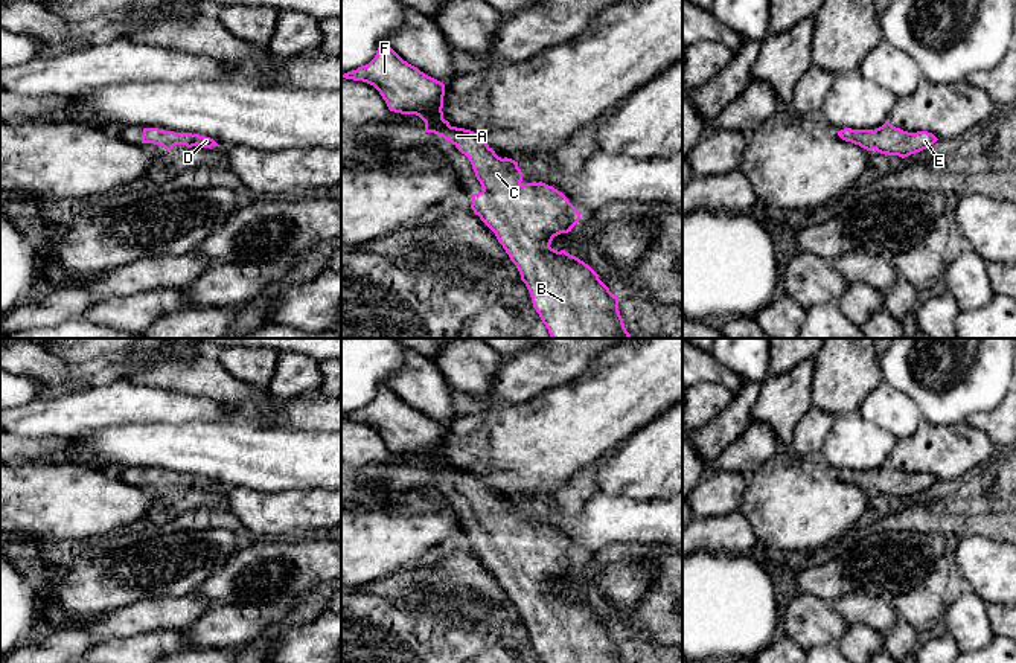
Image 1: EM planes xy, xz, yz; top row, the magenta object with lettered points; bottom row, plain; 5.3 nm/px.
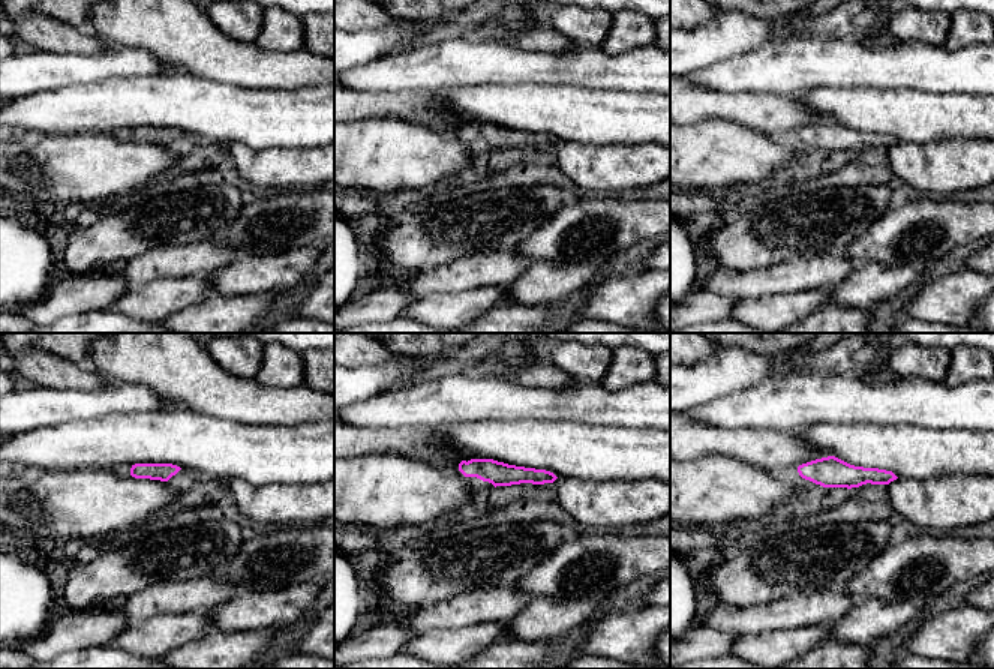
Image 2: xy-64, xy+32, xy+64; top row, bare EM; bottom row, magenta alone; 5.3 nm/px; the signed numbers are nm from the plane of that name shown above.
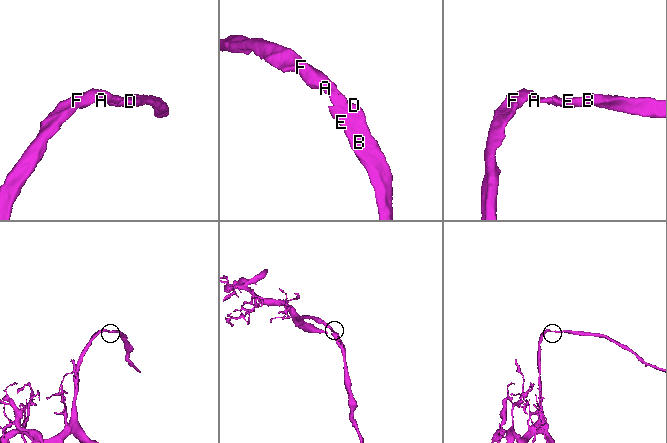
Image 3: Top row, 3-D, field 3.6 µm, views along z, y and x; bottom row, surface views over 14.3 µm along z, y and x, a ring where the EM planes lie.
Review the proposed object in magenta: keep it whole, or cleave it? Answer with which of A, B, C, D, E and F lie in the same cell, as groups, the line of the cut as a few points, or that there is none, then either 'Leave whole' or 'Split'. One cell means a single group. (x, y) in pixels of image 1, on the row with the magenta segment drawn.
Groups: A B C D E F. No split. Leave whole

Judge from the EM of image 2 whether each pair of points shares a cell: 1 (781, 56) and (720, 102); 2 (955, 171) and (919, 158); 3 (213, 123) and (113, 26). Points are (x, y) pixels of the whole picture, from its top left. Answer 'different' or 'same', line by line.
1: different
2: same
3: different

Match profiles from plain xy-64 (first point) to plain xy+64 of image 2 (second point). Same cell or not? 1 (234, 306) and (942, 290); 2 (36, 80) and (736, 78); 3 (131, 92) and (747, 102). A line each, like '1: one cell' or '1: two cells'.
1: two cells
2: one cell
3: two cells

